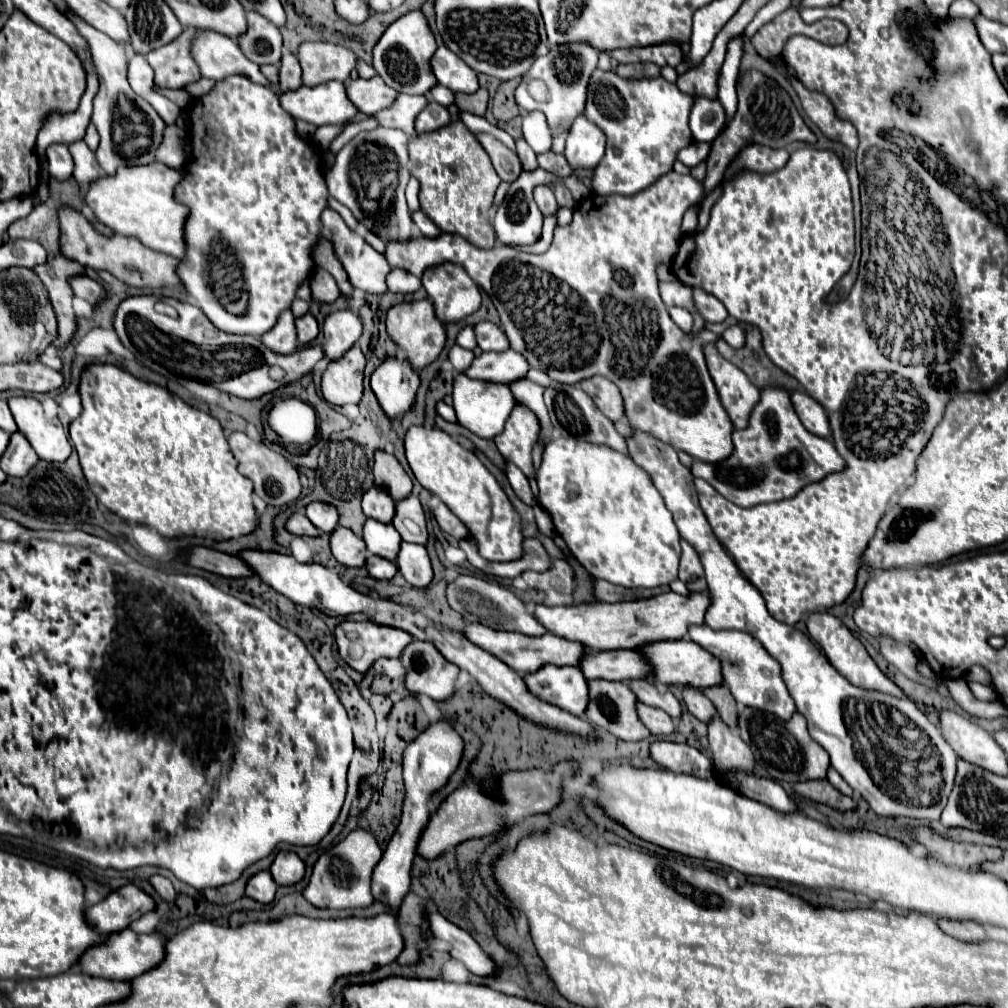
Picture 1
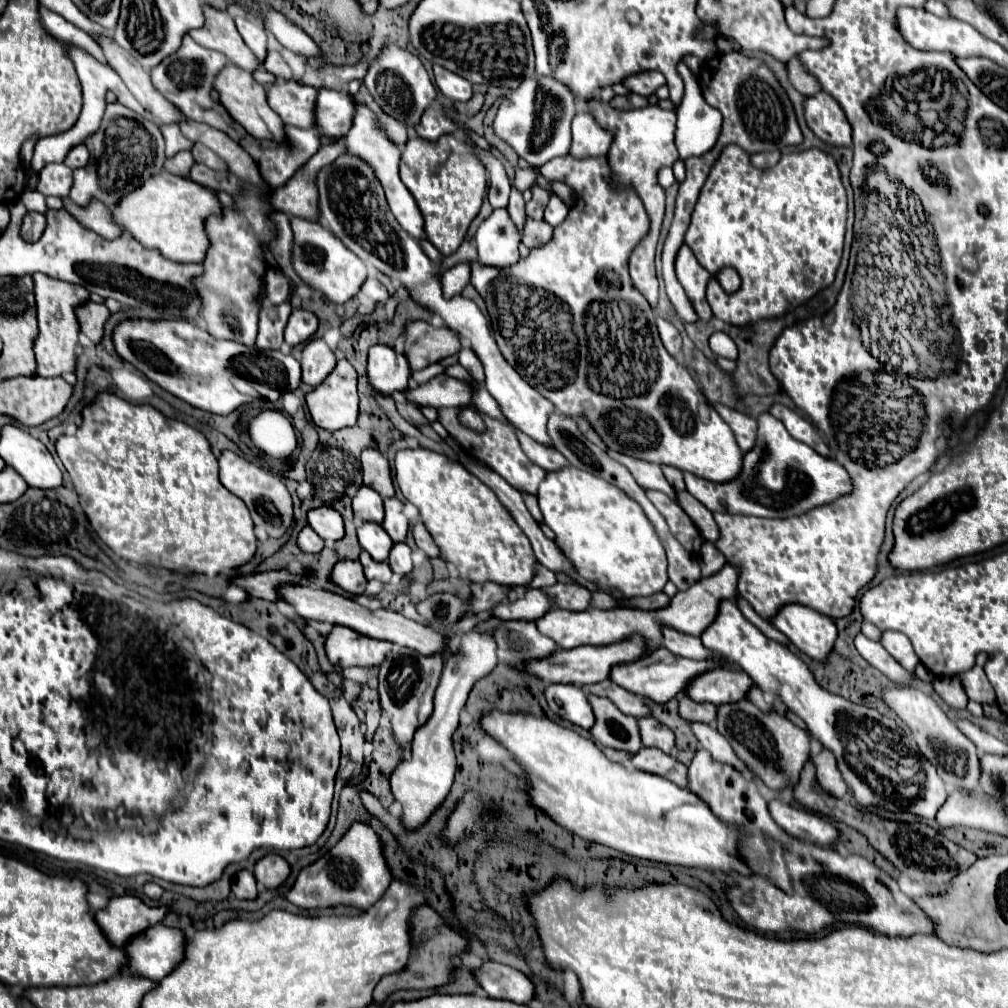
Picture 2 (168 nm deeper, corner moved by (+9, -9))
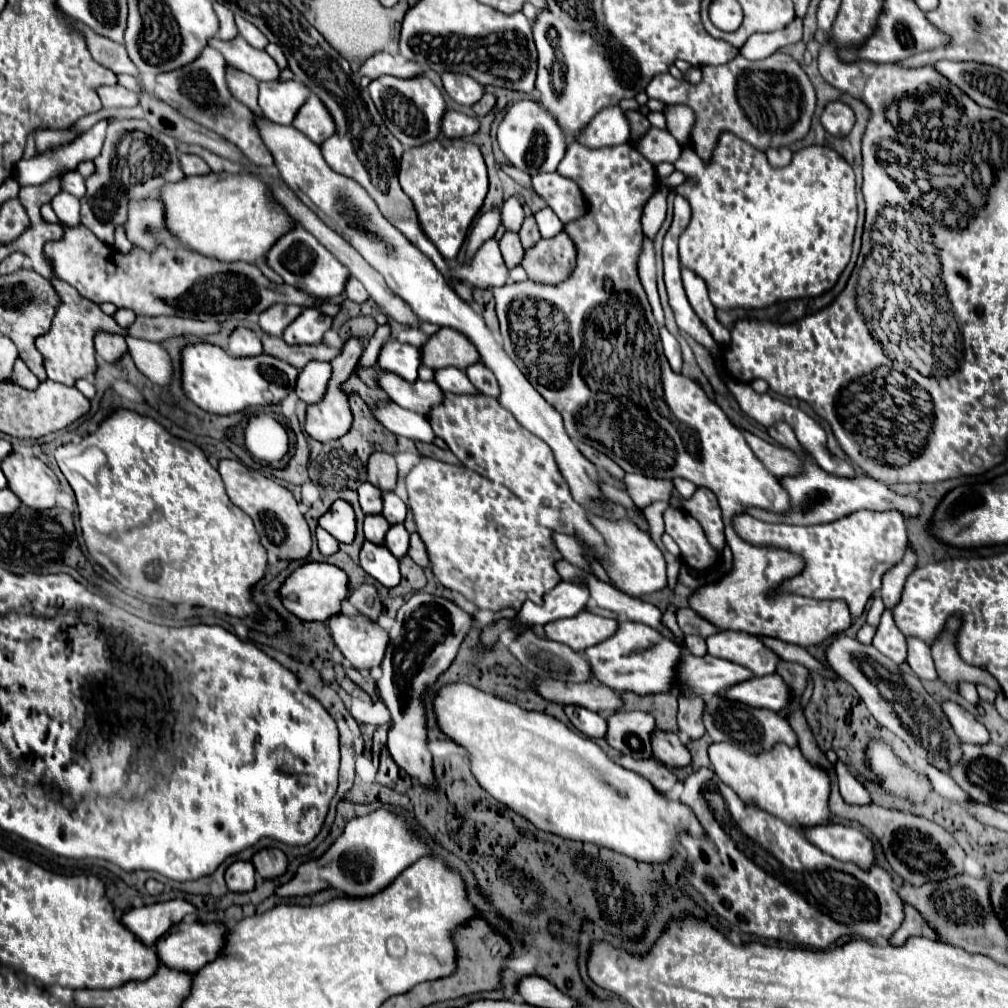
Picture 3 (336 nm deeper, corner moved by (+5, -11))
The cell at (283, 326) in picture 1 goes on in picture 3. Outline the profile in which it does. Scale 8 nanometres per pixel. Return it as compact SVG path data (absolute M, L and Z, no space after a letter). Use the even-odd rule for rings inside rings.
M275 304L275 308L267 308L267 312L263 312L263 316L259 316L259 326L265 334L283 336L283 330L301 314L301 306L295 304Z

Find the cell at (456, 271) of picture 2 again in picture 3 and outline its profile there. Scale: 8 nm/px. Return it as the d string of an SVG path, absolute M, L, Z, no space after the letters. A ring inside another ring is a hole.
M491 210L491 212L481 214L481 218L477 220L477 224L473 226L473 230L471 230L471 234L469 234L467 252L465 252L465 262L469 262L469 260L475 256L475 252L479 250L479 246L481 246L487 238L491 238L491 236L495 234L495 230L497 230L497 226L499 226L499 220L501 220L499 210Z

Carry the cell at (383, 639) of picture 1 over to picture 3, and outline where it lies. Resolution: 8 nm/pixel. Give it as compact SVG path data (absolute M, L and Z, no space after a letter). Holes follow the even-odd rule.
M337 614L329 618L331 634L343 656L357 670L371 670L383 662L389 634L363 616Z

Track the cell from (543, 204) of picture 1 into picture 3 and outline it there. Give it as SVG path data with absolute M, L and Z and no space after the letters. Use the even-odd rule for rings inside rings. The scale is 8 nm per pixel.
M565 232L553 238L541 238L535 246L525 250L523 268L529 278L557 284L571 274L575 268L575 246Z

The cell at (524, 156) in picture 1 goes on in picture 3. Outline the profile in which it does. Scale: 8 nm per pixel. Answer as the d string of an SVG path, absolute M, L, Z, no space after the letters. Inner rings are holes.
M507 230L505 236L499 240L499 244L501 244L501 252L503 252L503 260L505 260L507 268L517 266L523 258L523 246L521 246L519 232Z

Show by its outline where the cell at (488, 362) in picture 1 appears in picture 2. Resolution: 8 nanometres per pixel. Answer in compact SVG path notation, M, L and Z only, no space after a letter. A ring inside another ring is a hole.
M447 374L435 376L425 384L419 384L415 388L409 388L403 392L407 402L415 406L431 406L431 408L441 408L441 406L465 406L471 402L471 386L449 378Z

